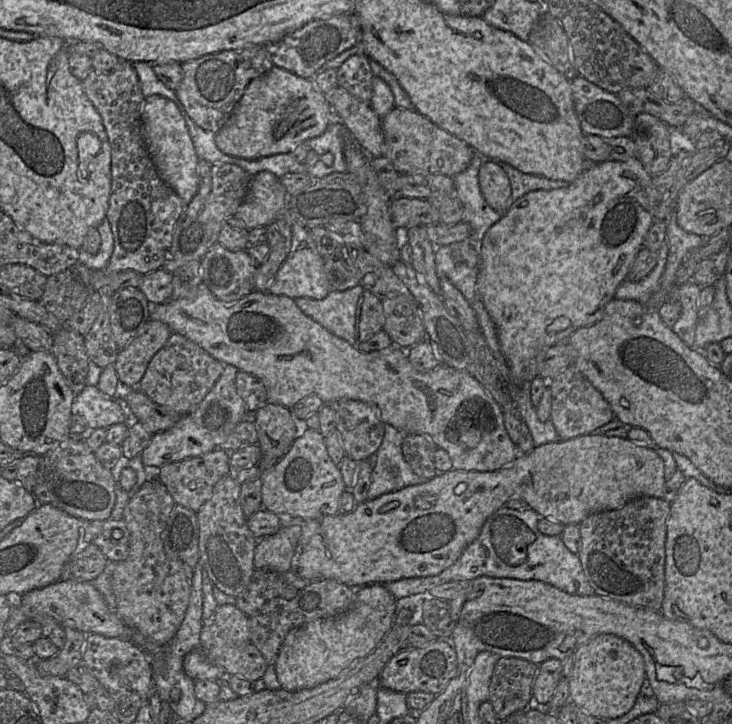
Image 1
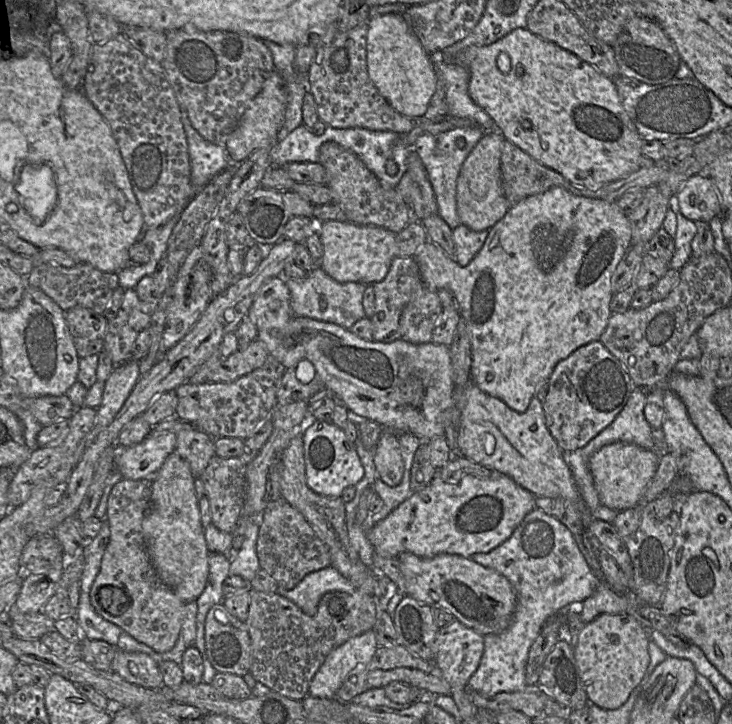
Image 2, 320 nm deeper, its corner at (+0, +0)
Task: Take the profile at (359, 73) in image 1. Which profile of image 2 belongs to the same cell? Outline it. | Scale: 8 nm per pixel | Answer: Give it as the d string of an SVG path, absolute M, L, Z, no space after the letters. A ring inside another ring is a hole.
M368 23L338 32L328 46L319 46L308 72L308 91L313 95L318 117L333 128L365 128L372 131L394 131L407 135L418 119L397 112L381 96L367 71Z

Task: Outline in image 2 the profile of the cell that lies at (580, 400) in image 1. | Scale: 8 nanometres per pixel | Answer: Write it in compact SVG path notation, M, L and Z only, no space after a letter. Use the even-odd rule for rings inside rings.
M599 340L576 349L555 366L543 403L546 425L563 451L585 447L609 426L626 405L636 385L628 371Z

